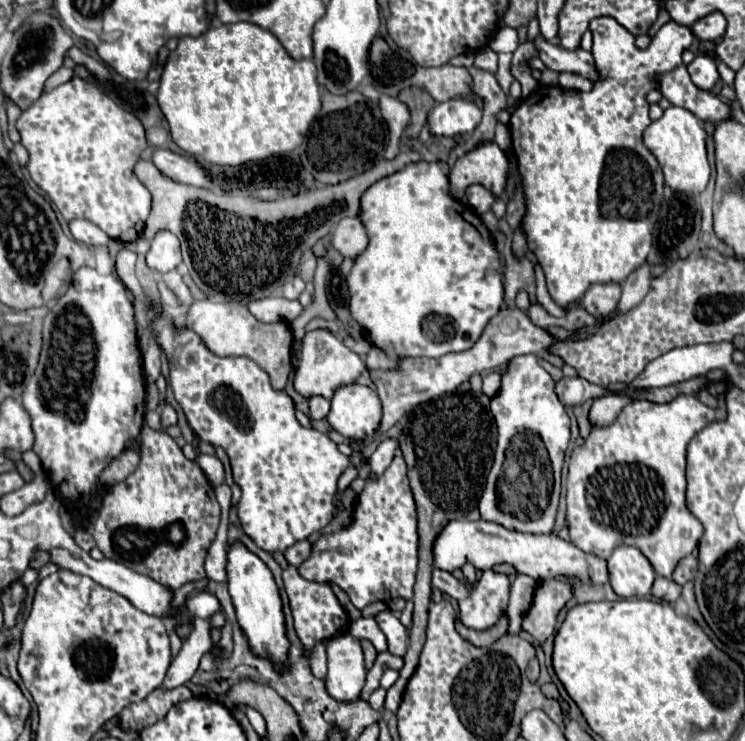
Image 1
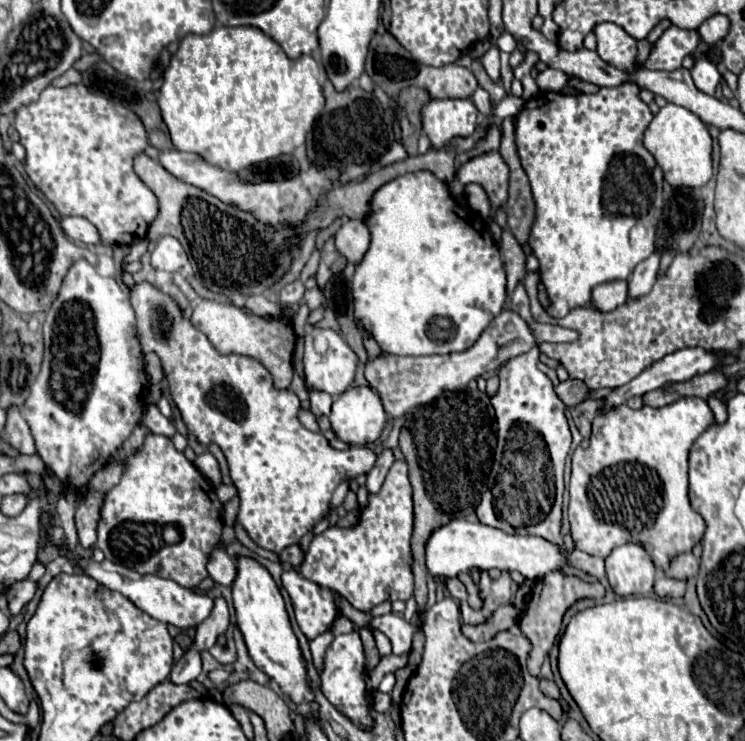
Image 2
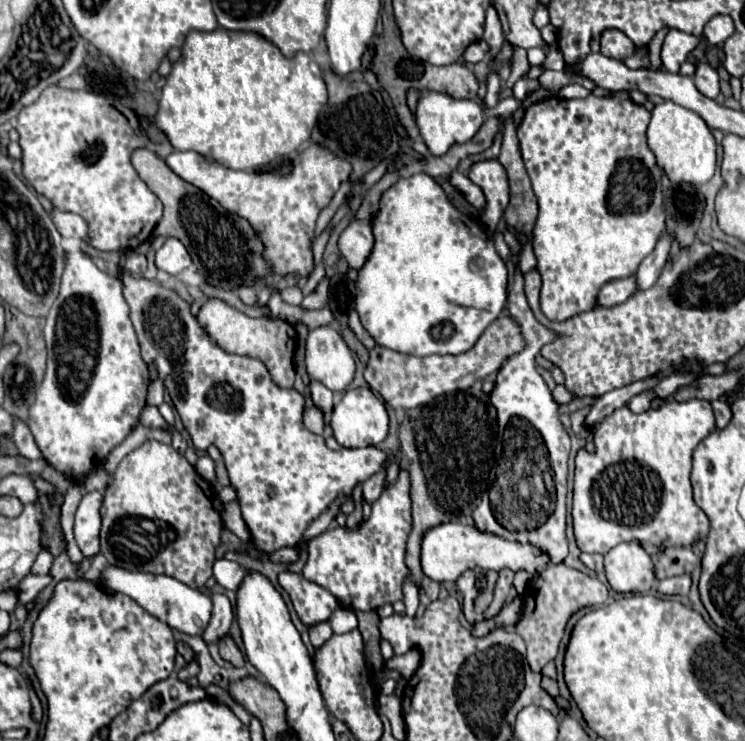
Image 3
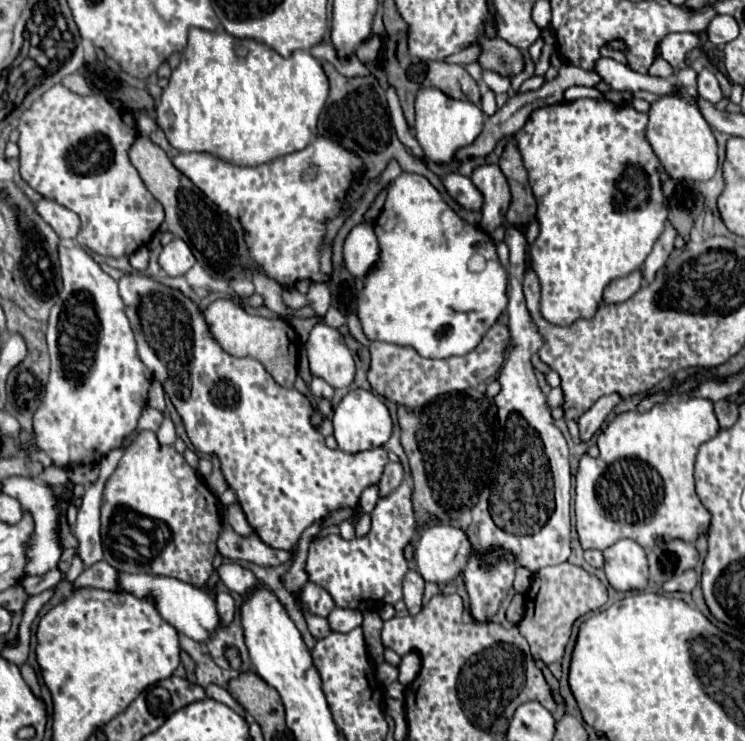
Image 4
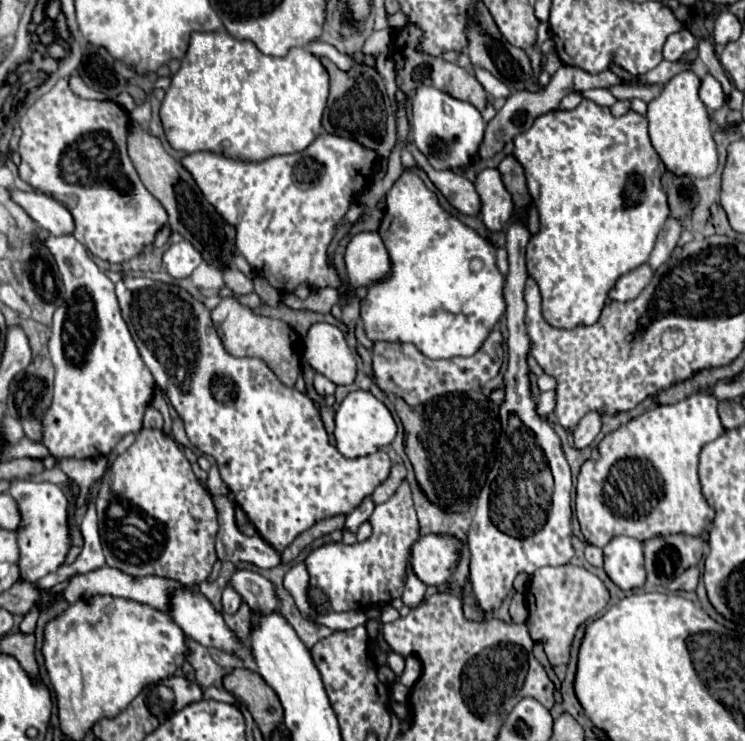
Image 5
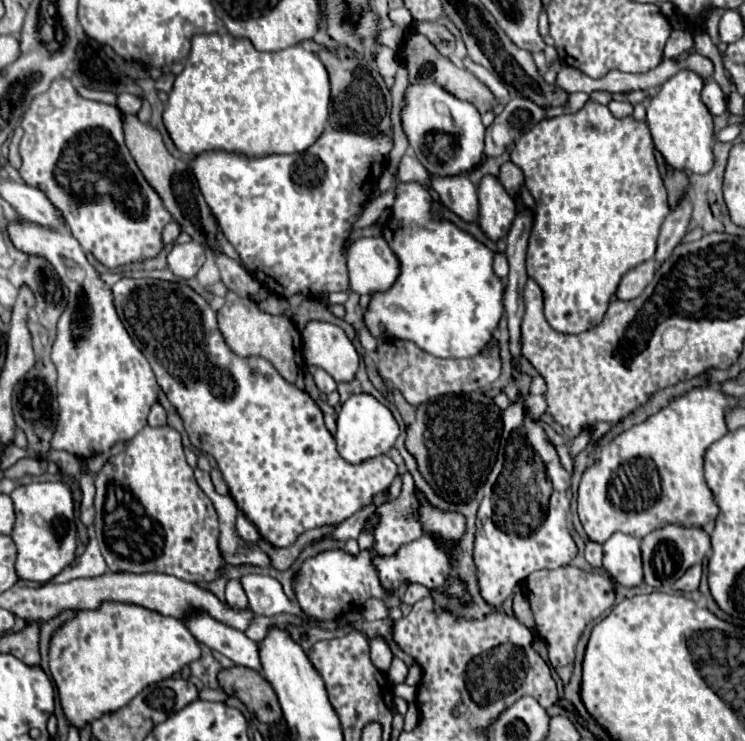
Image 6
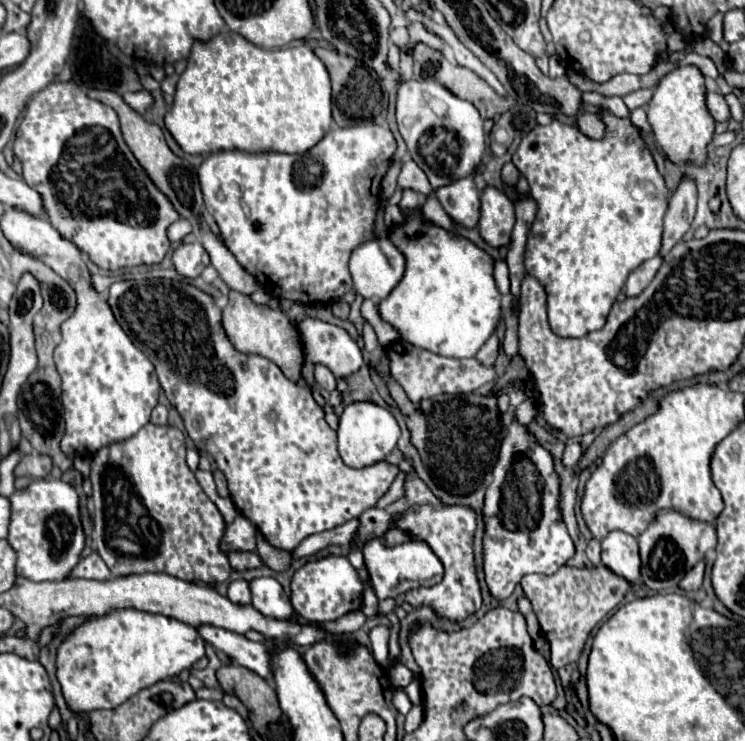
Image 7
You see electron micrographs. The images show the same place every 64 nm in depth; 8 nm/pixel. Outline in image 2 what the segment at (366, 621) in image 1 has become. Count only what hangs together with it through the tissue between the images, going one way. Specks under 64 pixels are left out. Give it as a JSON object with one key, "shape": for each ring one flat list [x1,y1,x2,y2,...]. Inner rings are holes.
{"shape":[[374,630,374,638,376,638,376,646,378,646,378,652,380,652,380,656,388,656,388,654,392,654,390,640,388,640,388,638,386,638,382,632]]}

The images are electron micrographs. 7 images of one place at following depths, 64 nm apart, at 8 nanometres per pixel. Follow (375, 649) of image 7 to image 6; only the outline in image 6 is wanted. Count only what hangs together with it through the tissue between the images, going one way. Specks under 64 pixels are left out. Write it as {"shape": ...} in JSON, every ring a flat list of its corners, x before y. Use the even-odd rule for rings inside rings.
{"shape":[[378,636,378,640,372,640,370,646,372,646,370,650,372,650,372,662,374,662,374,666,378,670,386,672,388,666,390,666,390,662,392,662,392,652,390,652,386,640,382,636]]}

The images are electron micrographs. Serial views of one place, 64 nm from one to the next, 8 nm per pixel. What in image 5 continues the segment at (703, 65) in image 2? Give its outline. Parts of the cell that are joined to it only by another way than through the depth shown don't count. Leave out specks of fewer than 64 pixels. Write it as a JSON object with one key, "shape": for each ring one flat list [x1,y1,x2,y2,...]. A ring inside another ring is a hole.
{"shape":[[706,74,706,78,702,80,700,100,708,106,710,112,716,112,716,110,720,110,726,104,726,94,722,92,720,82,716,78,712,78,710,74]]}

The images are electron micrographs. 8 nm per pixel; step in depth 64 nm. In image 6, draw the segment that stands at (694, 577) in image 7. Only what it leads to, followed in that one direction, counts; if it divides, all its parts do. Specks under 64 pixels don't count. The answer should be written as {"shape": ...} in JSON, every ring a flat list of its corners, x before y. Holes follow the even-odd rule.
{"shape":[[696,564,674,584,674,588,676,590,698,590,700,576,702,576,702,564]]}

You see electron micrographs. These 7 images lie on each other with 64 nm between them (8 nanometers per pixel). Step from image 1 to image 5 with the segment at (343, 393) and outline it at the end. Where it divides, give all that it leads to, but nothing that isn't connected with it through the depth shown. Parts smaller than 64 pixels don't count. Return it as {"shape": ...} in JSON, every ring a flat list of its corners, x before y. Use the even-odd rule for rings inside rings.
{"shape":[[356,390,356,392,350,392,340,404,340,408,336,410,334,436,336,436,336,448,340,450,342,456,346,458,370,456,372,452,378,452,392,444,396,436,396,422,390,410,378,398,374,398,370,392]]}

